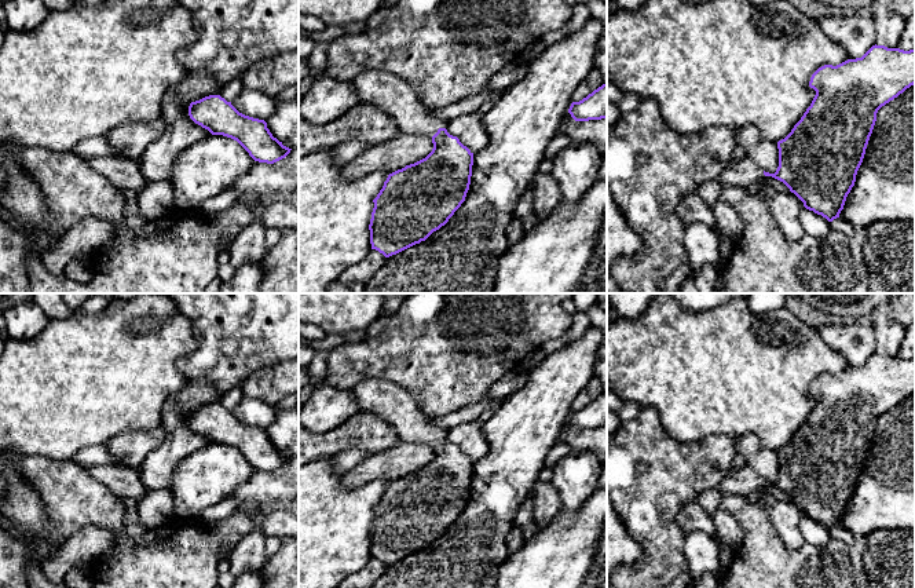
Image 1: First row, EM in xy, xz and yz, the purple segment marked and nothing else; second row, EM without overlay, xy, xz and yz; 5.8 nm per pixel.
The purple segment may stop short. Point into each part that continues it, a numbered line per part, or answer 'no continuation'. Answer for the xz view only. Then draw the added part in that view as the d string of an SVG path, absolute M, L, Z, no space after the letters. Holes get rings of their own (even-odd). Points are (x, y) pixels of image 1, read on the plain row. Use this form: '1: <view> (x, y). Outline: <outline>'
1: xz (390, 401). Outline: M363 380L351 390L359 410L374 412L384 417L402 441L432 446L447 428L433 424L433 417L418 408L416 399L402 387L385 380Z

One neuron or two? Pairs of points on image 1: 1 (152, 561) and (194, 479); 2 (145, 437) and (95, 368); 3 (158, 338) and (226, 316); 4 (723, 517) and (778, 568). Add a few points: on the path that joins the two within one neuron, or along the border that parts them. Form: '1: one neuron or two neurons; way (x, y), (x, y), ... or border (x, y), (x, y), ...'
1: two neurons; border (175, 515), (197, 518)
2: two neurons; border (161, 424), (153, 428), (120, 431), (109, 439)
3: two neurons; border (176, 307), (191, 322), (197, 340), (185, 357)
4: two neurons; border (724, 510), (743, 530), (743, 543), (736, 550)

